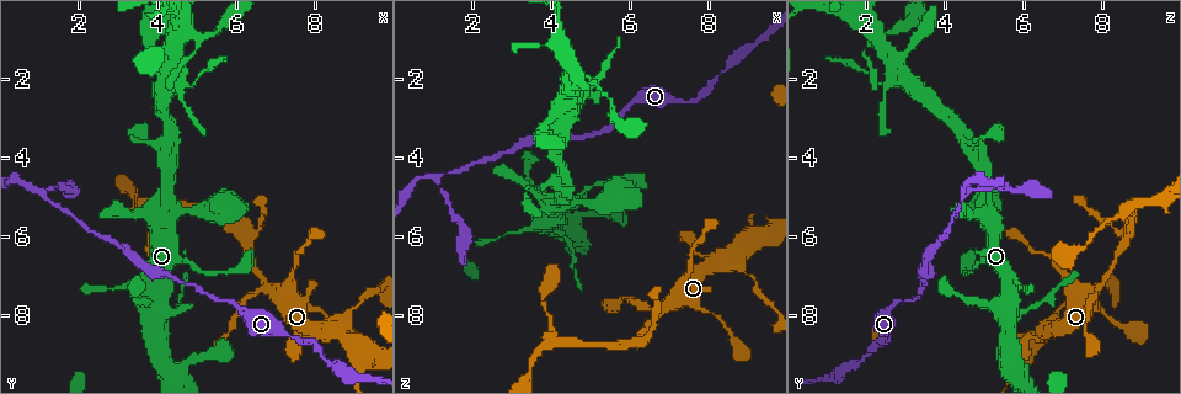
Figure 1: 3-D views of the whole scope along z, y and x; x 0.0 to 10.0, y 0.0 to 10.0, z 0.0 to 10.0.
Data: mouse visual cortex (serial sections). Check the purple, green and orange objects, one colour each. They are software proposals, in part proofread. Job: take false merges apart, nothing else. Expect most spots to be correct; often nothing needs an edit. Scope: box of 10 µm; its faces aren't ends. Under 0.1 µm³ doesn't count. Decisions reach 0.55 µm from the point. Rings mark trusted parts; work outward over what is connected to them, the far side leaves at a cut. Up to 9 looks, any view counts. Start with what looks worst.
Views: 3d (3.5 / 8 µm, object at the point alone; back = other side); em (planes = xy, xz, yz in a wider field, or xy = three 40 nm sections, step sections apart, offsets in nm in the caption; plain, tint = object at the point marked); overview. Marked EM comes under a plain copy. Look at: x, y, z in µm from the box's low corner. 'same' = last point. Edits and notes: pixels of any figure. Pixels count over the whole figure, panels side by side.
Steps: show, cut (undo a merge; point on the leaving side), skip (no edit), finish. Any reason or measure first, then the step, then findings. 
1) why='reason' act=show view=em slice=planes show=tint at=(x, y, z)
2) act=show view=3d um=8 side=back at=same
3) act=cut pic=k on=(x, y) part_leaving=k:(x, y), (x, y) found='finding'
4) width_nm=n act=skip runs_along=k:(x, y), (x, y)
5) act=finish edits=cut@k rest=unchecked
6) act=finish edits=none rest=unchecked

act=show view=3d um=3.5 at=(1.15, 4.95, 4.45)

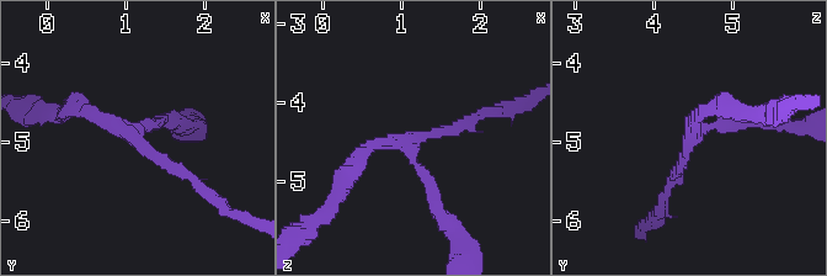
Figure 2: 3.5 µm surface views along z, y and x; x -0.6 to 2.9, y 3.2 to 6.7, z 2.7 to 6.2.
why='now the EM' act=show view=em slice=xy step=1 show=tint at=(1.15, 5.00, 4.50)

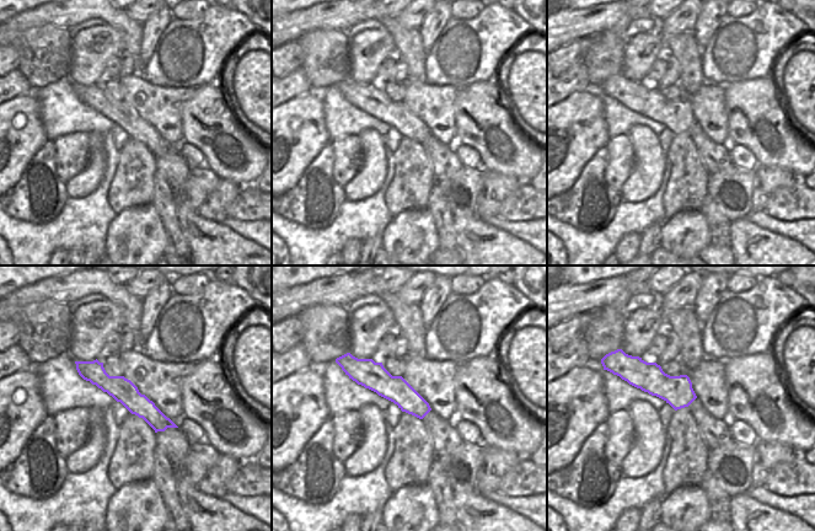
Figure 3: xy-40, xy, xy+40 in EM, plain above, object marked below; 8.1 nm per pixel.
act=show view=em slice=planes show=tint at=same

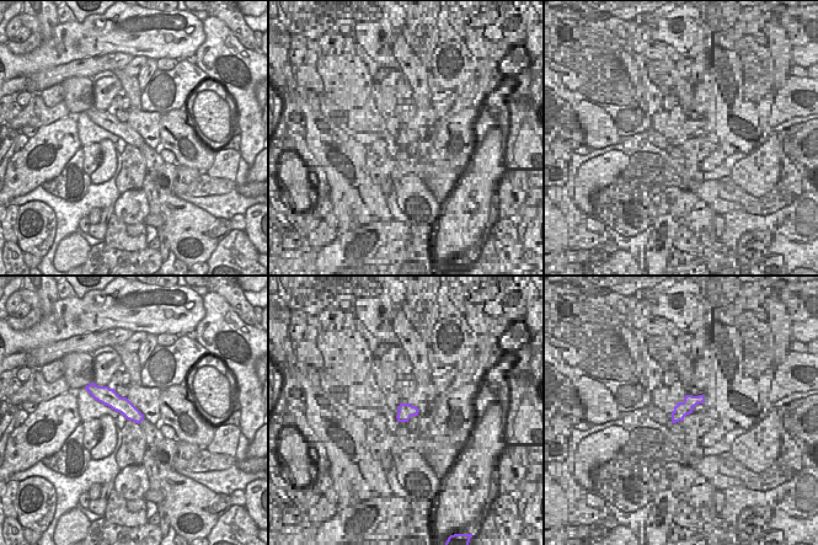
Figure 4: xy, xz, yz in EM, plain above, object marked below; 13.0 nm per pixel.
width_nm=220 act=skip runs_along=2:(667, 189), (702, 127), (762, 120) found='continuous, no second cell'

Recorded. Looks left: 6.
act=show view=3d um=3.5 at=(8.30, 8.35, 6.65)

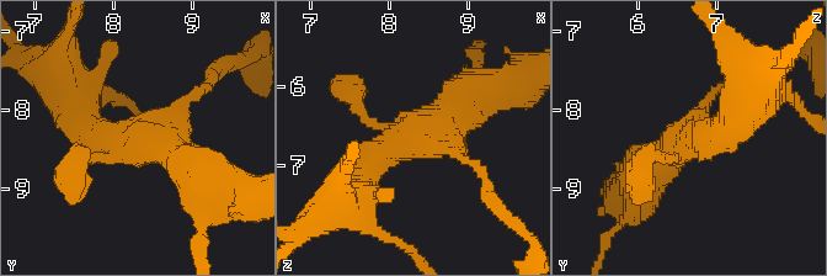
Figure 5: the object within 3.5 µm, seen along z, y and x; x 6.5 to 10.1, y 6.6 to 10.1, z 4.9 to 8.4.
act=show view=em slice=xy step=1 show=tint at=(8.25, 8.35, 6.70)

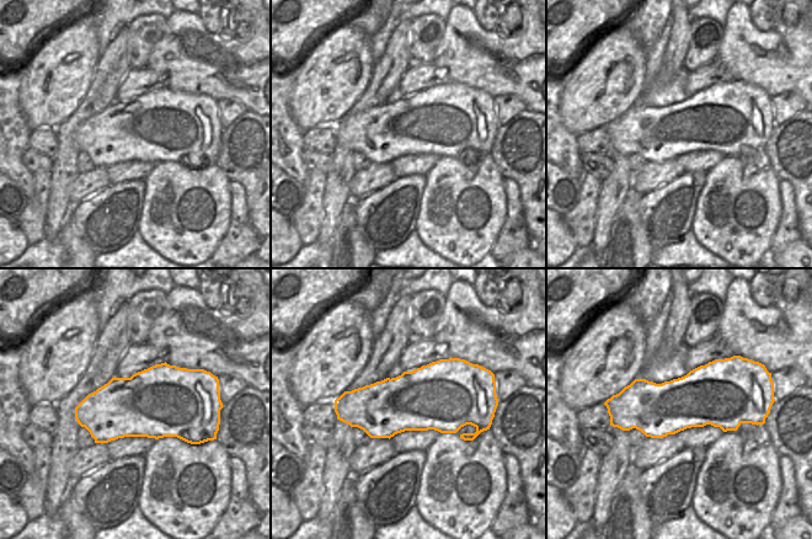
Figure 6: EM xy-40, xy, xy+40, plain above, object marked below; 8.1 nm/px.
act=skip runs_along=5:(355, 192), (393, 144), (468, 100) found='continuous, no second cell'

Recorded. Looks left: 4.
why='arms part here' act=show view=3d um=3.5 at=(4.10, 5.30, 8.70)

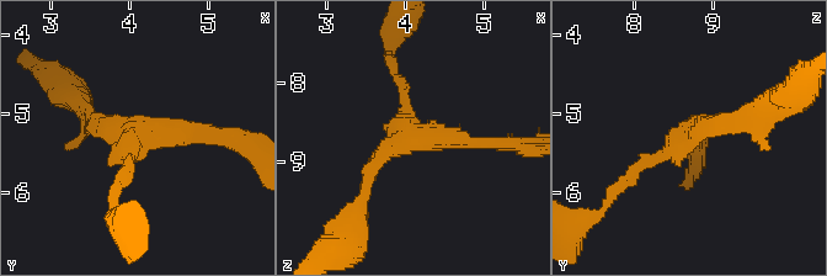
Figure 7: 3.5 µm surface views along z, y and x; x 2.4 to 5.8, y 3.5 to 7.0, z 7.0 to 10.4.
arms=3 arm_widths_nm=150,150,200 why='need the tissue' act=show view=em slice=xy step=3 show=tint at=(4.10, 5.30, 8.70)

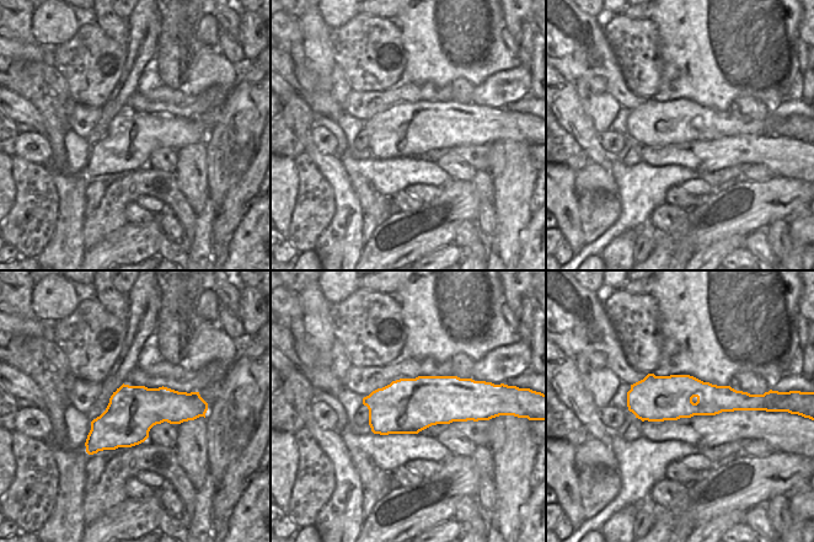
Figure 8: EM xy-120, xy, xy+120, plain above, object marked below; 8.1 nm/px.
act=skip runs_along=8:(630, 395), (746, 401) found='continuous, no second cell'

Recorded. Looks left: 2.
why='abrupt turn' act=show view=3d um=3.5 at=(4.50, 9.35, 5.65)

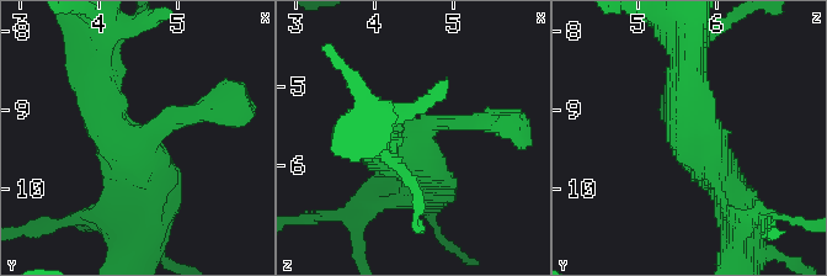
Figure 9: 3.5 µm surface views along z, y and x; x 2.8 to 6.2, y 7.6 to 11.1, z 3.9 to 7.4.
arms=3 arm_widths_nm=250,400,450 why='need the tissue' act=show view=em slice=xy step=2 show=tint at=(4.55, 9.40, 5.75)

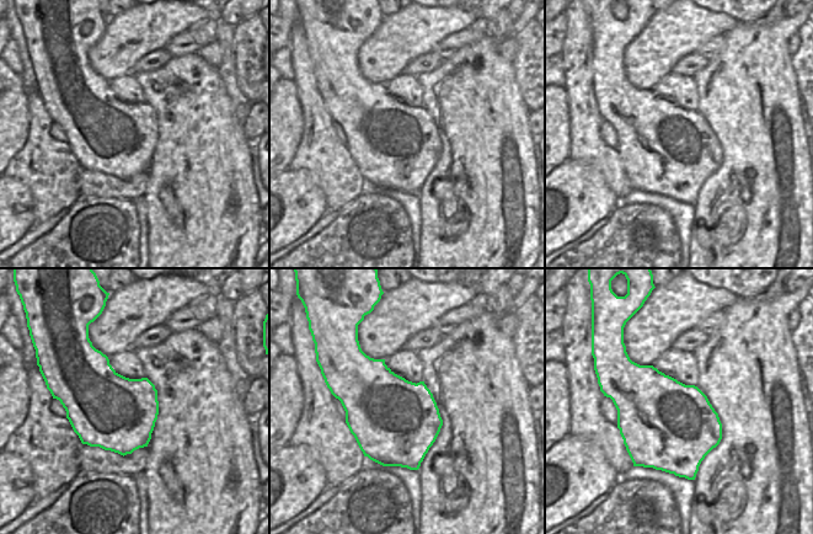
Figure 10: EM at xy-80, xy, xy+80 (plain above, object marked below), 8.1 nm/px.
act=skip runs_along=9:(687, 84), (687, 133), (721, 181) found='continuous, no second cell'

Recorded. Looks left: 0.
act=finish edits=none rest=unchecked

